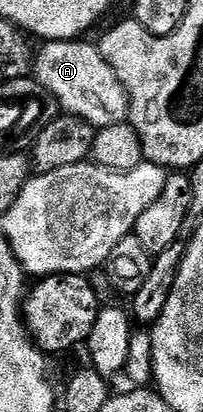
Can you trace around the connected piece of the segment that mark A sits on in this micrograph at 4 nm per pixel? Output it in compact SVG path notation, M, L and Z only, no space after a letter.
M52 39L33 55L33 77L46 89L66 114L89 121L95 128L128 122L129 97L125 85L117 81L117 73L109 69L109 61L101 57L94 42L79 39Z

